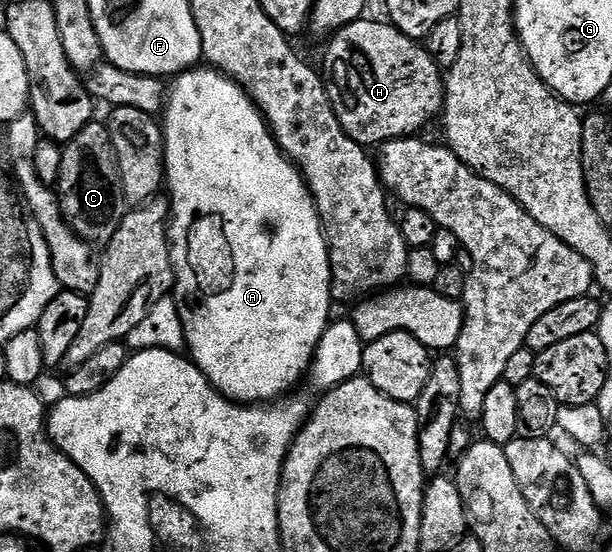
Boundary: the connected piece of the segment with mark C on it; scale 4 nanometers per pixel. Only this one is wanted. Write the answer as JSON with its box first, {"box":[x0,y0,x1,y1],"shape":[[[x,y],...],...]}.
{"box":[56,120,128,244],"shape":[[[95,120],[80,128],[74,139],[65,143],[56,187],[58,203],[62,205],[66,222],[80,238],[91,244],[109,243],[128,213],[110,128],[103,123],[101,126],[100,122]]]}

